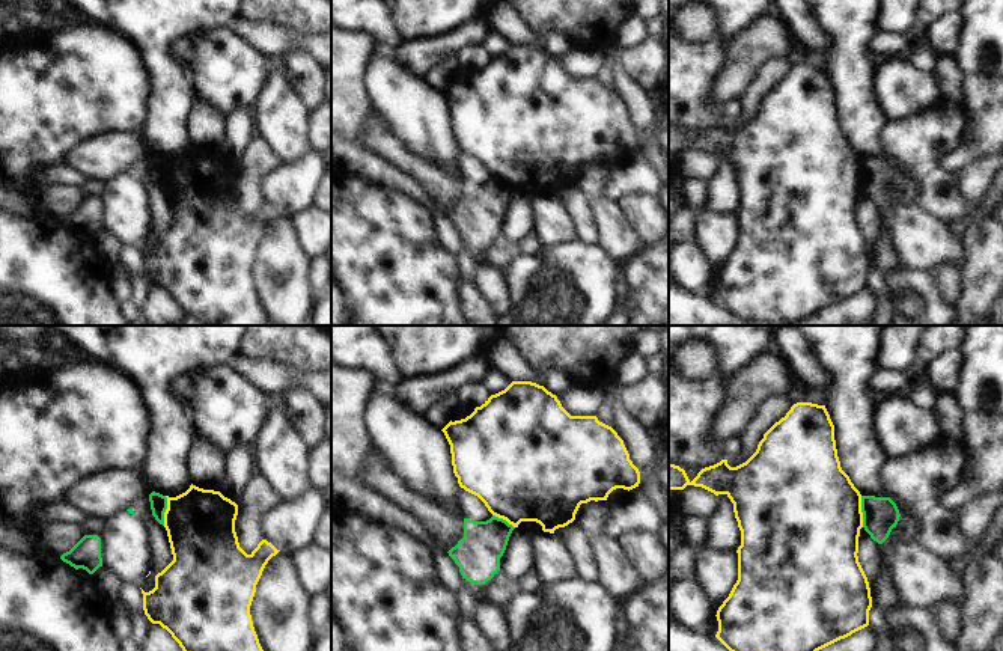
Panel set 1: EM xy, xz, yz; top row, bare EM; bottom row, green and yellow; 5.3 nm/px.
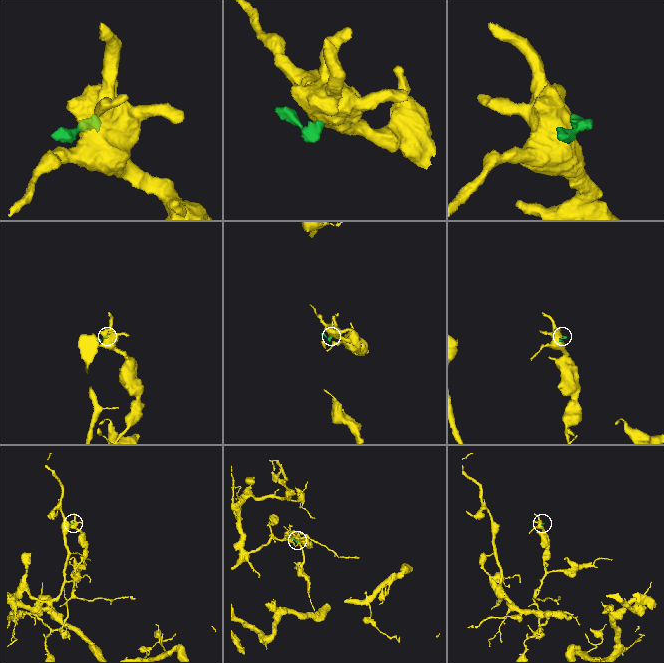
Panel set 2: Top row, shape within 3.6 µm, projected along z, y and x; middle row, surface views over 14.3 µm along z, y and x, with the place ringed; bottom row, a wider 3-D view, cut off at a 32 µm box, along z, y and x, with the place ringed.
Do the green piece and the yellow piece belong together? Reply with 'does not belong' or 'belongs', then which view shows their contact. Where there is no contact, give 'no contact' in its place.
does not belong | yz

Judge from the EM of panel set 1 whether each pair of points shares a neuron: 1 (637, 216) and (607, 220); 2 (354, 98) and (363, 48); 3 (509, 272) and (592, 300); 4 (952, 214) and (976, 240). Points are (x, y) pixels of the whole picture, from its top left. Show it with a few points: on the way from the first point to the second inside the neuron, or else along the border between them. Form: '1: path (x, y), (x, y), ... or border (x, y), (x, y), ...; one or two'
1: border (616, 202), (643, 246); two
2: path (354, 86), (354, 61); one
3: path (530, 281), (553, 296), (571, 296); one
4: border (987, 217), (970, 220), (966, 225); two

